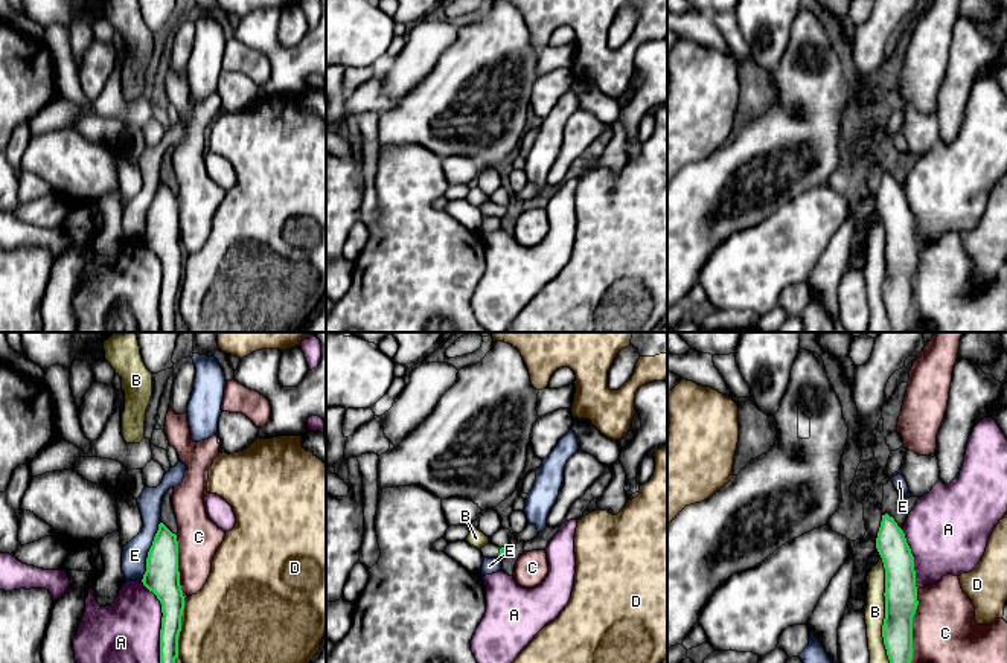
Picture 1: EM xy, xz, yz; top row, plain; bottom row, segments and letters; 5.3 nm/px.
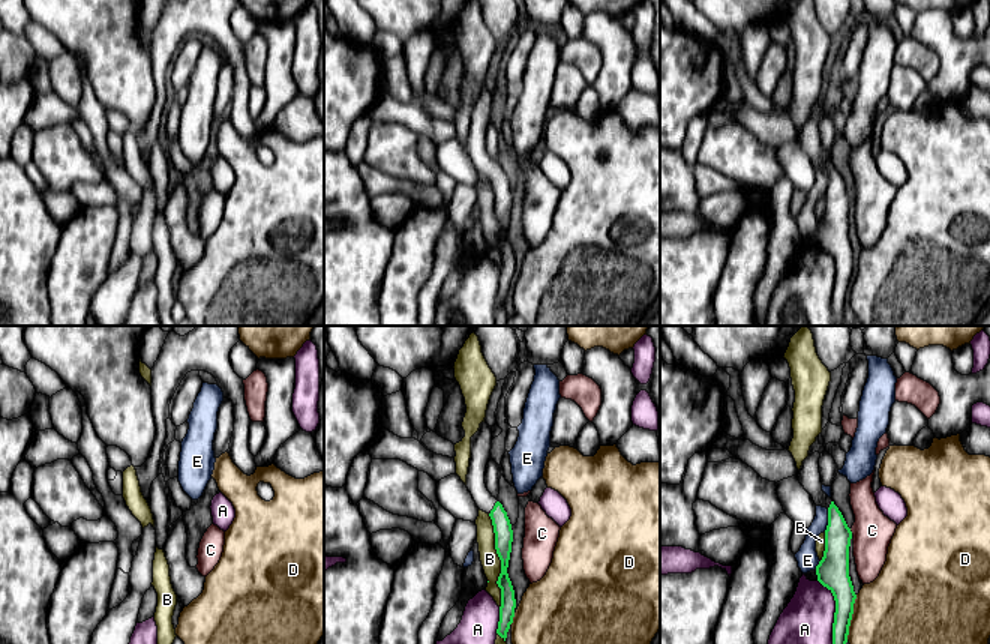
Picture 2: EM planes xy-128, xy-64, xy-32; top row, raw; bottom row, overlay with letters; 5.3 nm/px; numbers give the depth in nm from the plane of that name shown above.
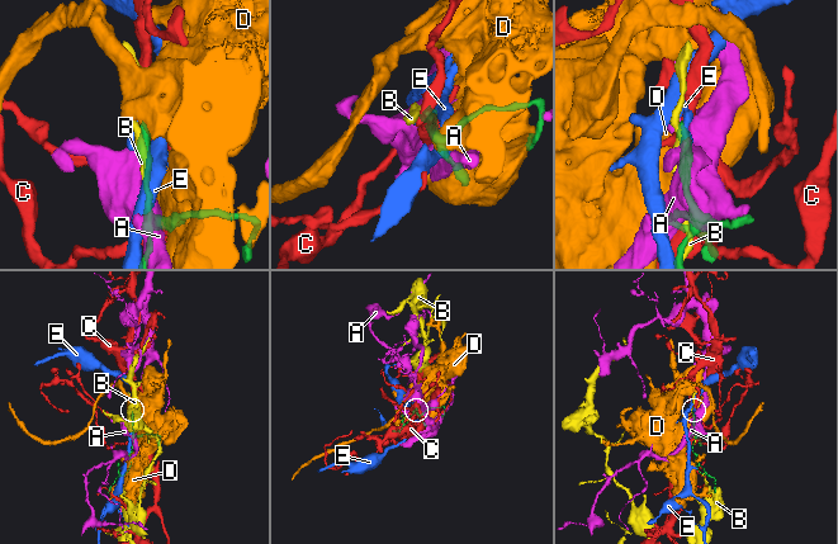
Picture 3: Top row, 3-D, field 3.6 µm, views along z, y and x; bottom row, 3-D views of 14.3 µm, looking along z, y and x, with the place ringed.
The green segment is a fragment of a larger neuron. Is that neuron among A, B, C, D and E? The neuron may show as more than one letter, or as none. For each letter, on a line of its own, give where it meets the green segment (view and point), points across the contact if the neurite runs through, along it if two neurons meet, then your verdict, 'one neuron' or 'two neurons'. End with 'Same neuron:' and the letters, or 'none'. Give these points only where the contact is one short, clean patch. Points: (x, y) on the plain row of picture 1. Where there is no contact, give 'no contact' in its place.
A: meets green in xy at (162, 285); two neurons
B: meets green in yz at (885, 273); two neurons
C: meets green in yz at (911, 288); two neurons
D: meets green in xy at (180, 287); border along xy (185, 259), (177, 314); two neurons
E: meets green in xy at (148, 211); border along xy (160, 182), (148, 211), (147, 229), (140, 238); two neurons
Same neuron: none

